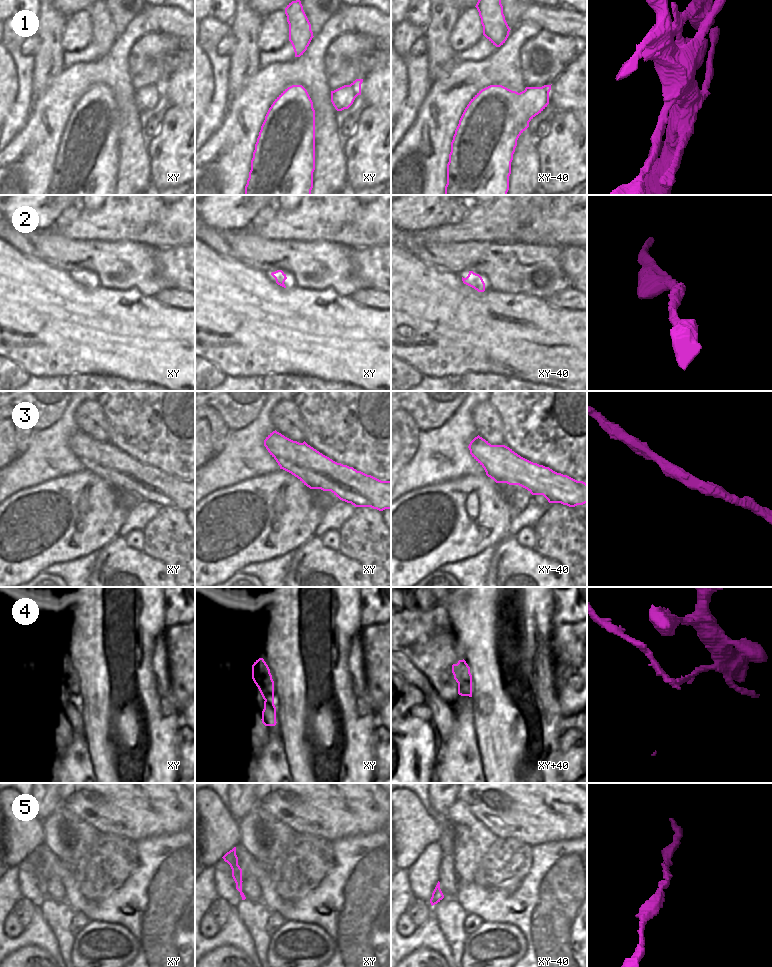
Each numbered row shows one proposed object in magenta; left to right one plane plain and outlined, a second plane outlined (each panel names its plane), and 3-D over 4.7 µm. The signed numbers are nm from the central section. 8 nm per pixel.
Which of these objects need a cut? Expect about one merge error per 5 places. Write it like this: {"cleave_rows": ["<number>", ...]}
{"cleave_rows": ["1", "4"]}

